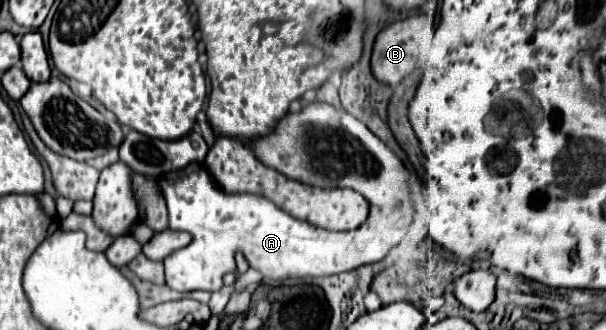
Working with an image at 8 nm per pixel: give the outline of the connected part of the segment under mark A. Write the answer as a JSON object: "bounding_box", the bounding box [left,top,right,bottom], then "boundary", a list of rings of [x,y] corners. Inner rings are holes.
{"bounding_box":[158,102,416,292],"boundary":[[[312,102],[312,104],[308,104],[308,106],[304,106],[300,112],[288,112],[284,118],[280,118],[278,120],[278,124],[274,126],[274,130],[268,134],[268,136],[258,136],[258,138],[250,138],[248,140],[248,146],[252,148],[252,152],[256,154],[256,158],[258,160],[262,160],[262,164],[266,164],[266,166],[270,166],[270,168],[274,168],[274,170],[278,170],[278,172],[282,172],[284,176],[288,176],[288,178],[294,178],[294,180],[298,180],[298,182],[302,182],[302,184],[336,184],[338,188],[352,188],[352,190],[356,190],[358,194],[362,194],[366,200],[368,200],[368,204],[370,204],[370,214],[368,214],[368,218],[366,218],[366,222],[362,224],[362,226],[358,226],[356,230],[348,230],[348,232],[332,232],[332,230],[322,230],[322,228],[318,228],[318,226],[314,226],[314,224],[310,224],[310,222],[306,222],[306,220],[298,220],[298,218],[294,218],[294,216],[290,216],[288,212],[284,212],[284,210],[280,210],[276,204],[272,204],[272,202],[268,202],[266,198],[258,198],[258,196],[252,196],[252,194],[226,194],[224,190],[220,190],[218,188],[218,184],[214,182],[214,178],[210,176],[210,172],[208,172],[208,168],[204,166],[204,164],[198,164],[198,162],[194,162],[194,164],[190,164],[190,174],[186,174],[186,170],[176,170],[176,172],[170,172],[170,174],[164,174],[164,178],[160,178],[158,180],[158,188],[160,188],[160,192],[162,192],[162,196],[164,196],[164,200],[166,200],[166,206],[168,206],[168,218],[170,218],[170,228],[172,230],[186,230],[186,232],[190,232],[192,236],[194,236],[194,240],[186,246],[186,248],[182,248],[182,250],[176,250],[176,252],[172,252],[170,256],[166,256],[164,258],[164,270],[166,270],[166,286],[170,286],[172,290],[178,290],[178,292],[190,292],[190,290],[208,290],[208,292],[216,292],[216,290],[220,290],[222,288],[222,276],[224,274],[228,274],[228,272],[234,272],[234,254],[236,252],[242,252],[244,254],[244,258],[248,260],[248,264],[250,264],[250,268],[254,268],[254,270],[258,270],[258,272],[262,272],[262,284],[266,282],[270,283],[270,286],[280,286],[280,285],[315,285],[316,284],[302,284],[302,280],[306,280],[306,278],[328,278],[328,276],[332,276],[332,274],[340,274],[340,272],[348,272],[348,270],[354,270],[354,268],[360,268],[360,266],[364,266],[364,264],[372,264],[372,262],[380,262],[380,260],[384,260],[386,258],[386,254],[404,238],[404,234],[408,232],[408,228],[410,228],[410,224],[412,224],[412,220],[414,220],[414,214],[416,214],[416,210],[414,210],[414,206],[412,206],[412,198],[410,198],[410,188],[408,188],[408,180],[410,180],[410,174],[408,174],[408,170],[406,170],[406,166],[404,166],[404,162],[378,138],[378,136],[374,136],[370,130],[368,130],[368,126],[366,124],[362,124],[358,118],[354,118],[352,114],[348,114],[348,112],[342,112],[342,110],[338,110],[338,108],[334,108],[334,106],[330,106],[330,104],[326,104],[326,102]],[[314,150],[338,150],[340,152],[340,156],[336,158],[336,164],[330,164],[332,168],[328,168],[328,172],[324,172],[322,168],[320,168],[320,160],[316,160],[314,156],[312,156],[312,152]]]}

